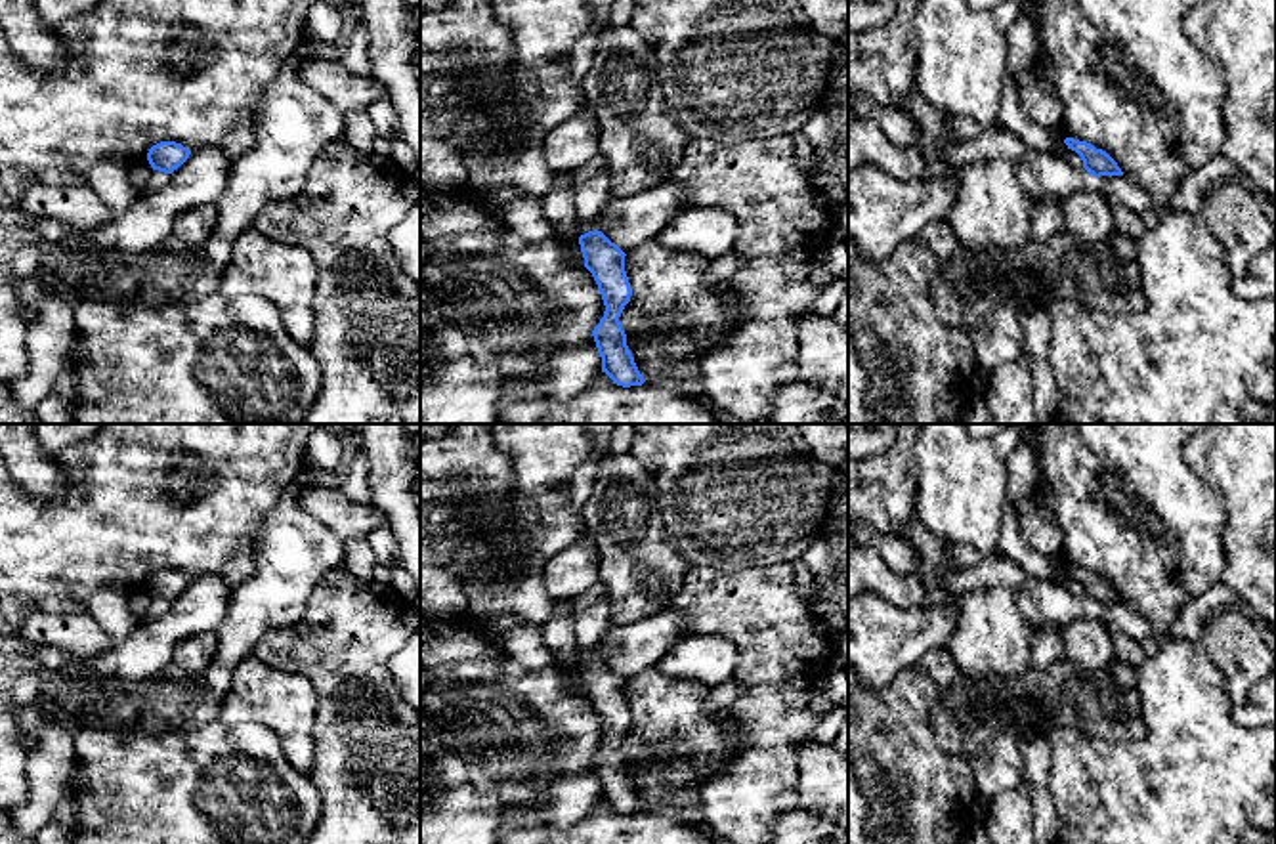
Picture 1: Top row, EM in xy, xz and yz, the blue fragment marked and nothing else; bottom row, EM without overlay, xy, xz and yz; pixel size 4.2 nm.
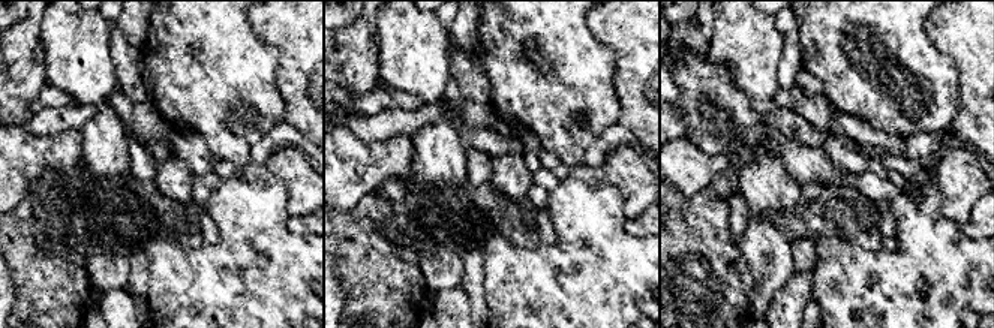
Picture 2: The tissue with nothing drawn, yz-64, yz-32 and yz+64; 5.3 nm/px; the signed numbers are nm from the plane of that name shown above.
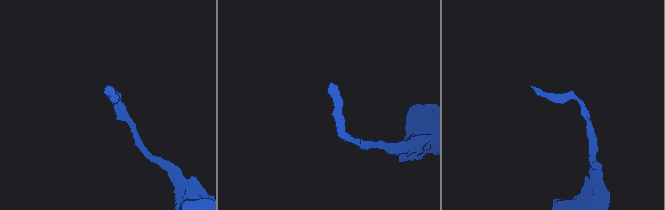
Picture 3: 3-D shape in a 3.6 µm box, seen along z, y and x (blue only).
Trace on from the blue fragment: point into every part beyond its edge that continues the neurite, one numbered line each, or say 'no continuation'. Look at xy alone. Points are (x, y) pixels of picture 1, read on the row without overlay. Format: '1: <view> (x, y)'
no continuation

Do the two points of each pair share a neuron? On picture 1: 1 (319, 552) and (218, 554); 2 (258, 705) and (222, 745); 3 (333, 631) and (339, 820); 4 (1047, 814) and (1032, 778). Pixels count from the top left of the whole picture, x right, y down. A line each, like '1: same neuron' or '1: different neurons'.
1: different neurons
2: different neurons
3: same neuron
4: same neuron

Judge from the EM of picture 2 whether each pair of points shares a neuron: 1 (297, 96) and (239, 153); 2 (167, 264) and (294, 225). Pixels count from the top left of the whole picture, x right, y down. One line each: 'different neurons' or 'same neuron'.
1: different neurons
2: different neurons

